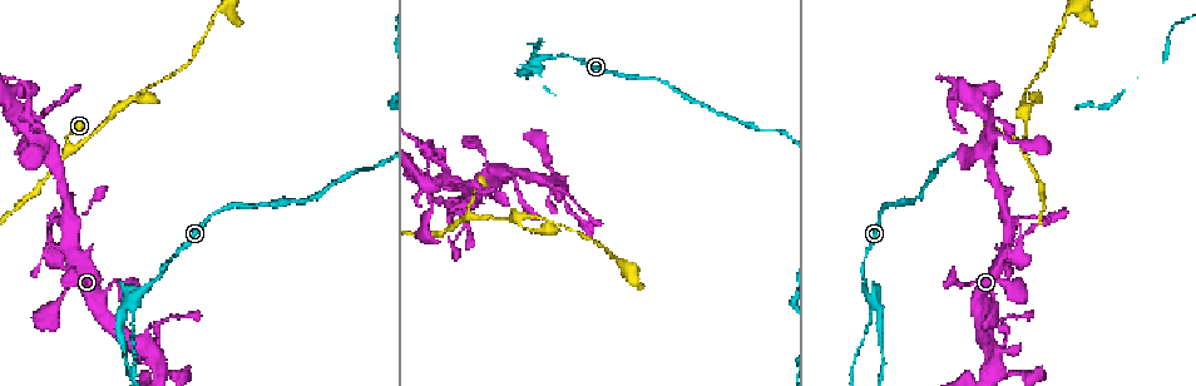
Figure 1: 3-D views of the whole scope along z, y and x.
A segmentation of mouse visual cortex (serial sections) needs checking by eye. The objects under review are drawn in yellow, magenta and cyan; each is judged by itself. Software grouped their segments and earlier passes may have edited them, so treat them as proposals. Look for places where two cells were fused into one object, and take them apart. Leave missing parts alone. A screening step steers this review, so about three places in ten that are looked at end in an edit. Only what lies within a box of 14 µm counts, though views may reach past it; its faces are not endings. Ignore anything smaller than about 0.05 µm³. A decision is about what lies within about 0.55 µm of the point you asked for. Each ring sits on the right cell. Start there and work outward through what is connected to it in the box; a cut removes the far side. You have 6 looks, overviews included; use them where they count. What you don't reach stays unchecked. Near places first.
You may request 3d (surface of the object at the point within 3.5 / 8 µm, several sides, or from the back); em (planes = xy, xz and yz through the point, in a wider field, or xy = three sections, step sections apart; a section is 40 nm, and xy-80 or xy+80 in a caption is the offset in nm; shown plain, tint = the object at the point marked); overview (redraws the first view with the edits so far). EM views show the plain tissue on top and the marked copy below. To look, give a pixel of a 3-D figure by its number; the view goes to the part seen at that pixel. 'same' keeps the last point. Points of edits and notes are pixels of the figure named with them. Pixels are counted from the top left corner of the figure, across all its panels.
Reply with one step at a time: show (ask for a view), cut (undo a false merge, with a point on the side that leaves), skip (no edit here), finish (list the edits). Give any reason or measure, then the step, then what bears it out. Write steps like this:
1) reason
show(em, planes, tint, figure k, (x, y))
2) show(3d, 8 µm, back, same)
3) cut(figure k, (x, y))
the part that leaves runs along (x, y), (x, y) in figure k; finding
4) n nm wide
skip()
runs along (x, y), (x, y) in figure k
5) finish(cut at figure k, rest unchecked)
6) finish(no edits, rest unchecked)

arms run side by side
show(em, planes, tint, figure 1, (1011, 221))

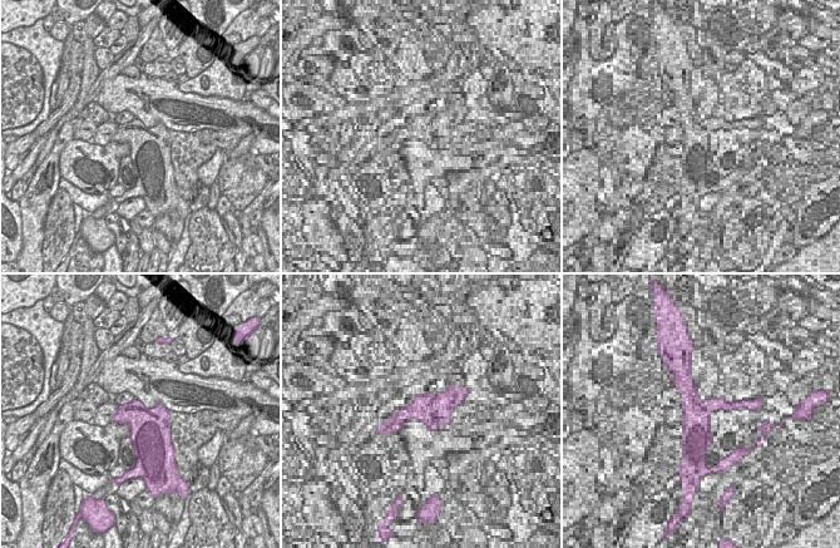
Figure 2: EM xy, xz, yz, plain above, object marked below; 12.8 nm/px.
show(3d, 3.5 µm, back, same)

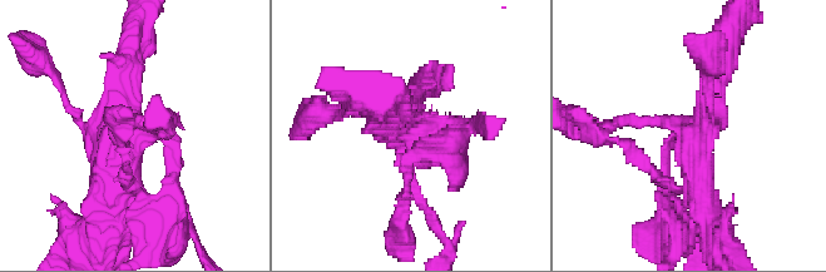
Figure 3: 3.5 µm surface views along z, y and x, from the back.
skip()
continuous, no second cell

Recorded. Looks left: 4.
branch point
show(3d, 3.5 µm, figure 1, (988, 92))

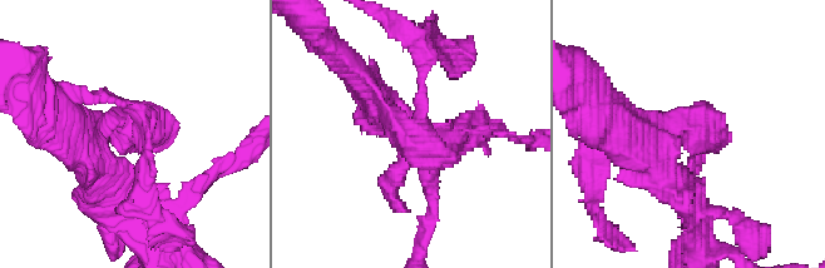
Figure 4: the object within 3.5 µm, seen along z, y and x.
show(em, xy, step 2, tint, figure 4, (415, 134))

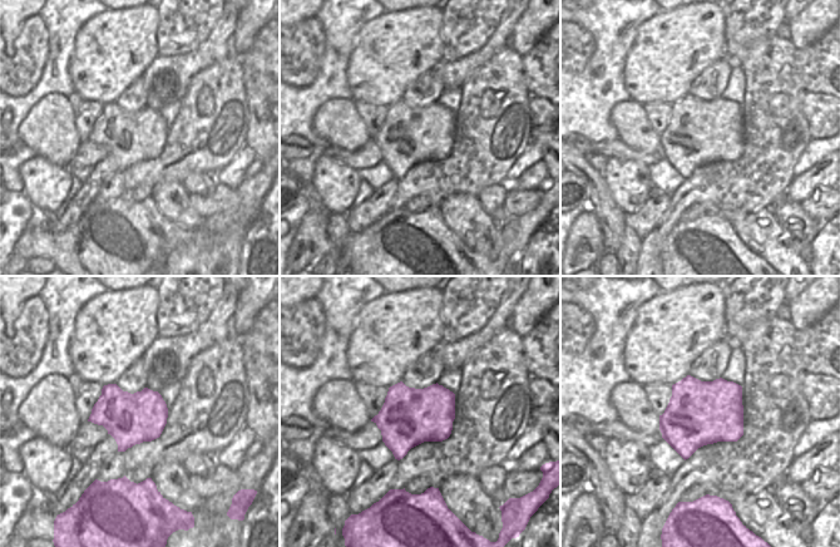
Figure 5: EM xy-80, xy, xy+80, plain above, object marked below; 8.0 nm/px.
skip()
runs along (376, 102), (419, 130), (426, 56) in figure 4; one cell here

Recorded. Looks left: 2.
thin neck
show(3d, 3.5 µm, figure 1, (71, 149))

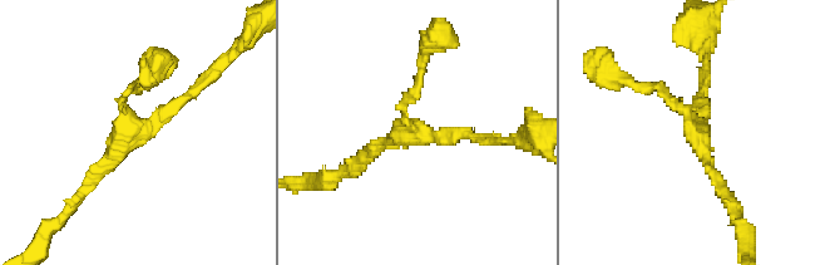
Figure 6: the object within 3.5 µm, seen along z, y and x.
3 arms; arms of 100, 150, 200 nm
show(em, xy, step 1, tint, figure 6, (695, 127))

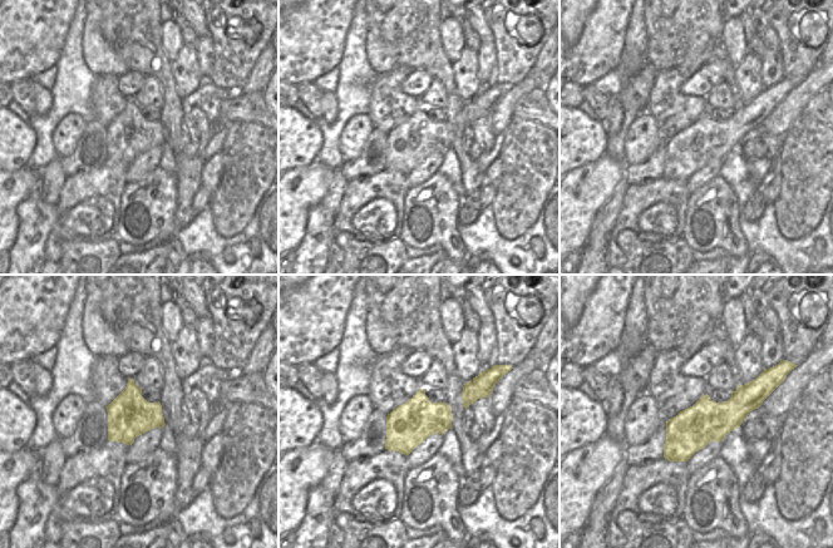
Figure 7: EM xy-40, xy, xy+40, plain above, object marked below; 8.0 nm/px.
skip()
runs along (421, 73), (403, 118), (487, 141) in figure 6; all the same cell

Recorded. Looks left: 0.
finish(no edits, rest unchecked)

